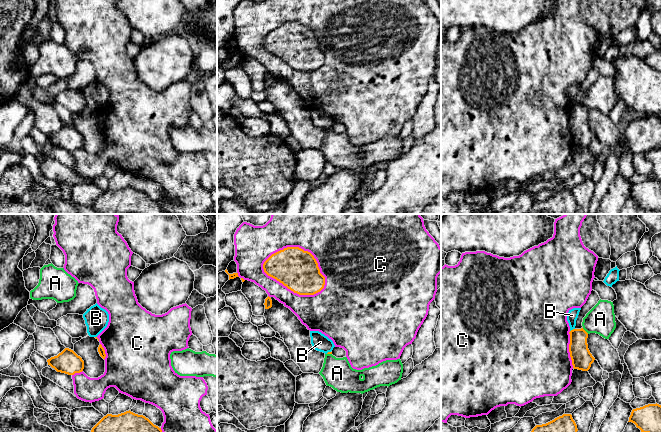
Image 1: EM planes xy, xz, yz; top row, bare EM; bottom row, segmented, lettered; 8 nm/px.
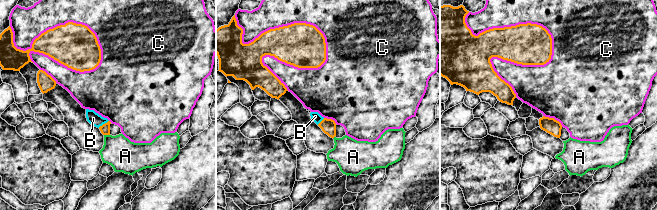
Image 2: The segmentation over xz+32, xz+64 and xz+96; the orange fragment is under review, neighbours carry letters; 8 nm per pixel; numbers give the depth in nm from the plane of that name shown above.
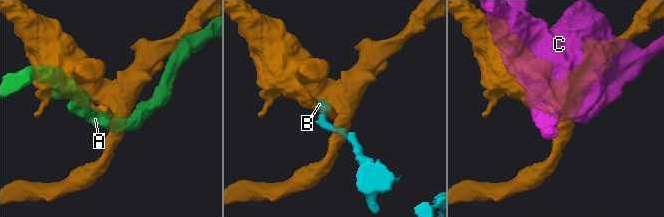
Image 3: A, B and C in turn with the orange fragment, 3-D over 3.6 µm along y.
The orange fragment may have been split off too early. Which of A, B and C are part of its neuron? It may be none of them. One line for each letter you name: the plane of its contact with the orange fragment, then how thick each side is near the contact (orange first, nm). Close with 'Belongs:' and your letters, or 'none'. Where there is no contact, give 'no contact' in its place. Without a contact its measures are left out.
Belongs: none

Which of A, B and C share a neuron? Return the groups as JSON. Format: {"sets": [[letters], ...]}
{"sets": [["A"], ["B"], ["C"]]}

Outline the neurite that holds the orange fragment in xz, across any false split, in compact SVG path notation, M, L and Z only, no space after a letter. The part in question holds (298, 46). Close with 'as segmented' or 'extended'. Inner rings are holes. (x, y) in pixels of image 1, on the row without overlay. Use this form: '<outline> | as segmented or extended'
M287 23L272 30L263 40L264 48L299 71L314 71L325 61L314 32L299 23Z | as segmented

